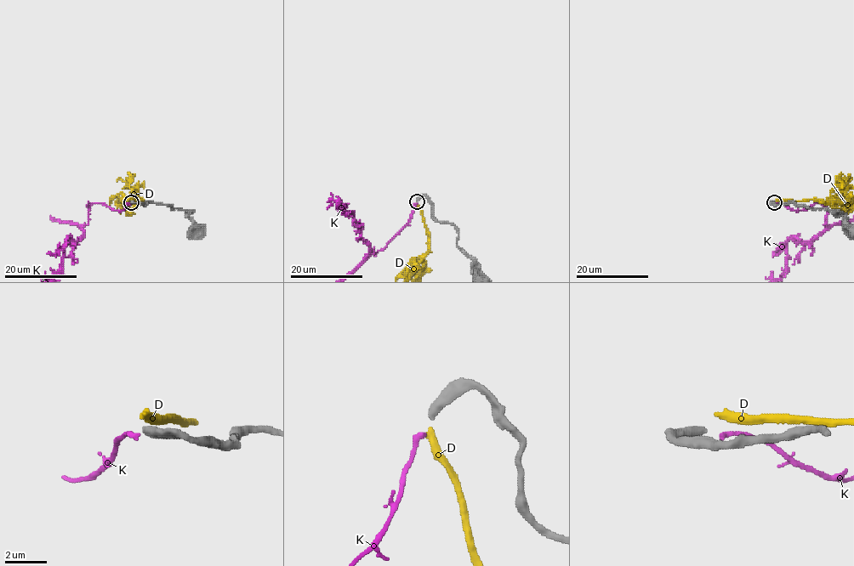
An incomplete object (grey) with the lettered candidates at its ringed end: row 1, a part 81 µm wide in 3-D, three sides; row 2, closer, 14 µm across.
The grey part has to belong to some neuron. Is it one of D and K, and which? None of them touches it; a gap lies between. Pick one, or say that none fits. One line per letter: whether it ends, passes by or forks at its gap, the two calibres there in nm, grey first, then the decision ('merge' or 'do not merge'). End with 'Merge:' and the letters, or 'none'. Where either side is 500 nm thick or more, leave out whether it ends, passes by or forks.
D: it ends; calibres 400 and 380 nm; do not merge
K: it ends; calibres 400 and 240 nm; merge
Merge: K

